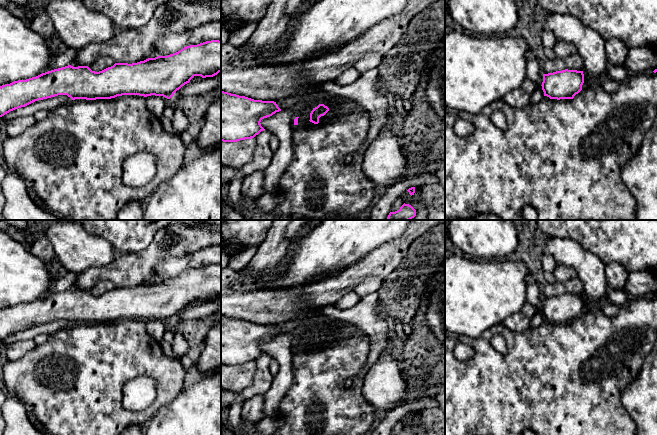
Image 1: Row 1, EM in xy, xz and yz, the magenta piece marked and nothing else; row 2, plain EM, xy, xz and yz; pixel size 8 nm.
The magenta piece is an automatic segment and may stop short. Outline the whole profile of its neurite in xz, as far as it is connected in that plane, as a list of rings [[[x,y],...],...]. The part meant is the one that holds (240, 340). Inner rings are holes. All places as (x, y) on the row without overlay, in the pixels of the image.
[[[221,315],[221,365],[237,366],[251,363],[265,353],[261,350],[262,343],[281,335],[276,326],[254,324],[245,320],[239,320]]]

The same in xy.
[[[211,264],[186,270],[167,280],[148,282],[137,287],[115,287],[102,295],[92,295],[88,290],[71,289],[42,297],[26,304],[0,310],[0,341],[35,325],[58,319],[75,323],[111,323],[122,319],[163,320],[170,323],[194,300],[213,301],[221,296],[221,265]]]

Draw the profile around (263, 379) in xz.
[[[264,354],[254,361],[256,365],[256,373],[253,383],[249,387],[243,389],[240,393],[244,400],[250,399],[257,395],[264,396],[265,393],[270,389],[274,380],[274,377],[269,370],[271,359],[271,356]]]

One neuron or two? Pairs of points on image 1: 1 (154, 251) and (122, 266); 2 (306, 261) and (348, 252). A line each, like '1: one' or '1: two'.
1: one
2: one

